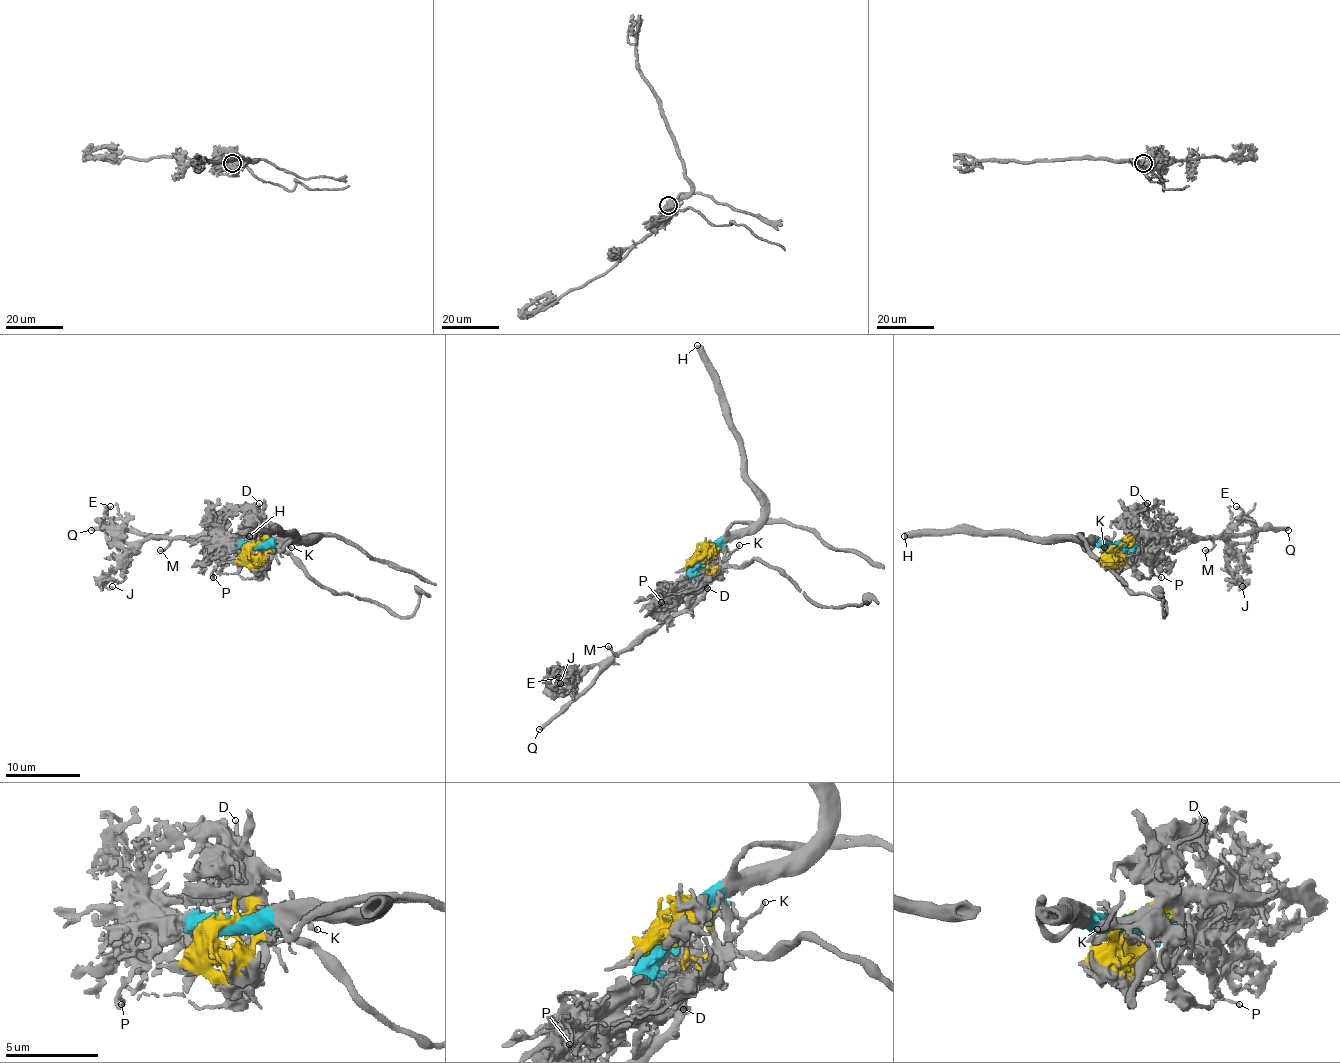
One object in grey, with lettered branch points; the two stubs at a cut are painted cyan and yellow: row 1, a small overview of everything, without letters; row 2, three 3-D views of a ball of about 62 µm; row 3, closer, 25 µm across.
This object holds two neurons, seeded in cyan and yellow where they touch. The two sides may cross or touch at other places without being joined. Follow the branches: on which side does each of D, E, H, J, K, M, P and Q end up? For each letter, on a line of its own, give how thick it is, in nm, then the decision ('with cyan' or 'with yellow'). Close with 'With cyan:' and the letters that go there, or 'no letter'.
D: calibre 180 nm; with yellow
E: calibre 240 nm; with yellow
H: calibre 500 nm; with cyan
J: calibre 220 nm; with yellow
K: calibre 220 nm; with yellow
M: calibre 260 nm; with yellow
P: calibre 140 nm; with cyan
Q: calibre 380 nm; with yellow
With cyan: H, P

